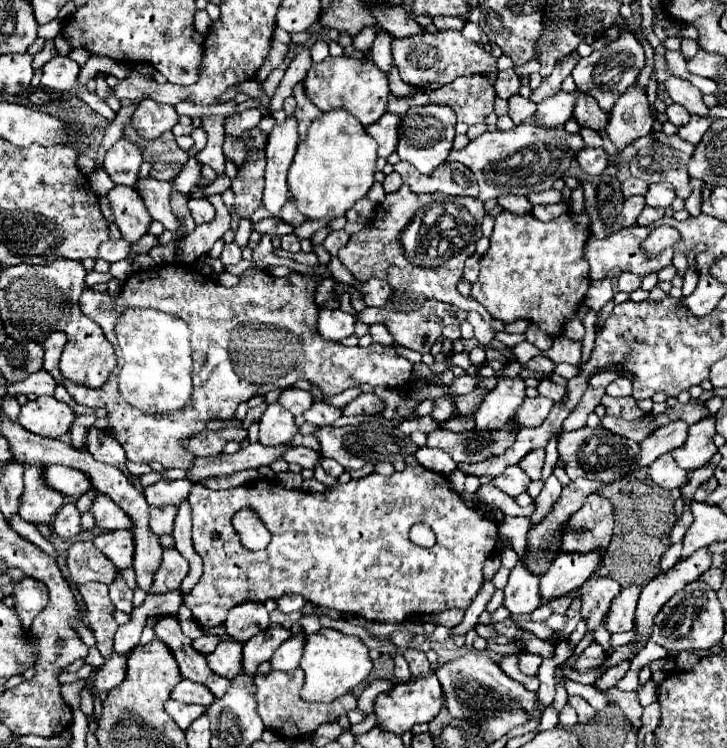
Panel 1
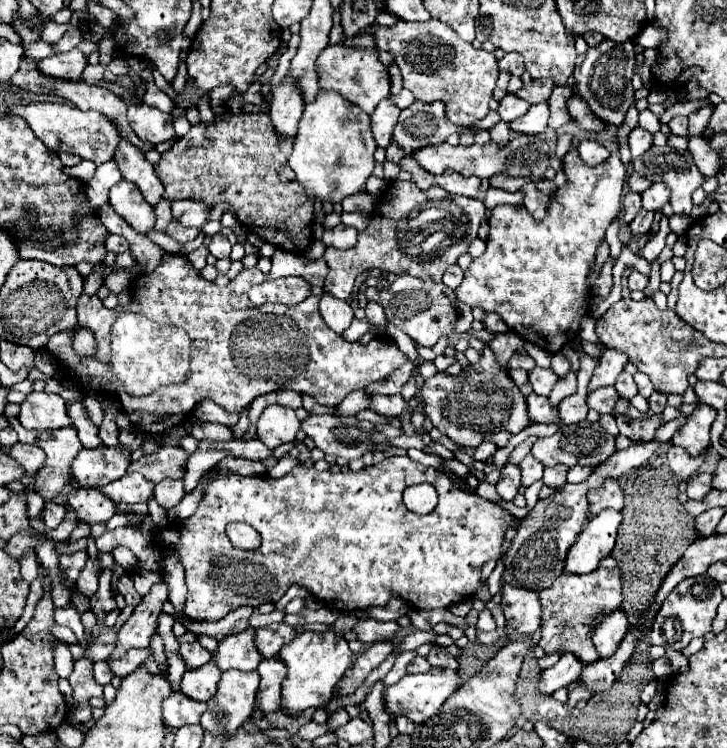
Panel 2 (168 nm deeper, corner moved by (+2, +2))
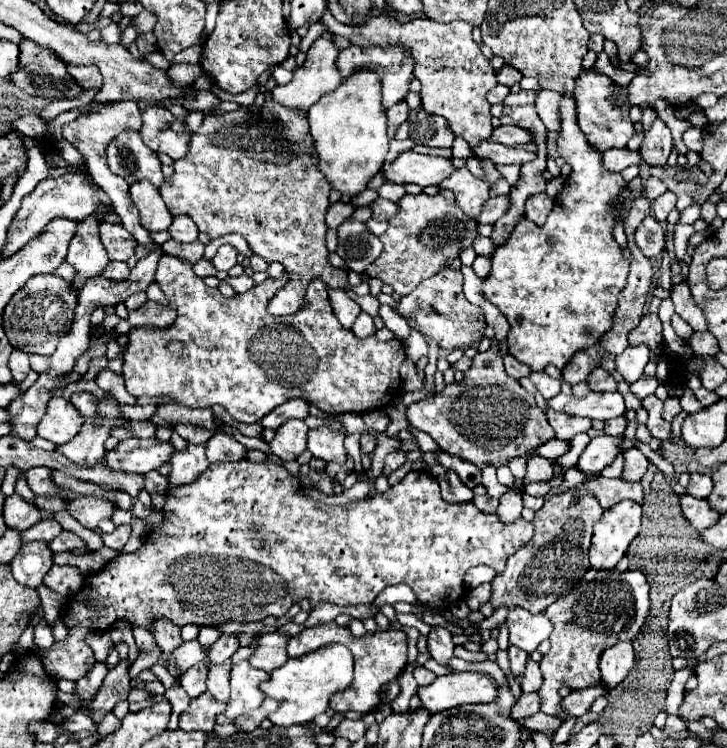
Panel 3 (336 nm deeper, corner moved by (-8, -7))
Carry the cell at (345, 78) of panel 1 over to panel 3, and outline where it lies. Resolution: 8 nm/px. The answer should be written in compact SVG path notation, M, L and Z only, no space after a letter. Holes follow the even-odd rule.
M349 46L347 50L341 50L335 66L339 70L339 74L343 78L347 78L353 72L363 72L363 70L371 70L381 78L381 92L383 92L383 108L391 108L393 104L405 100L407 92L409 92L409 84L413 80L413 60L407 54L407 50L399 48L399 46L391 46L391 48L357 48L357 46Z

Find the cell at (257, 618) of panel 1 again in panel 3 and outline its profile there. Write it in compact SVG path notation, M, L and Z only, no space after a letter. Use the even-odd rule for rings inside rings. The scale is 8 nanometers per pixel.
M225 634L225 636L221 636L221 638L211 646L211 652L209 652L211 664L223 664L225 660L229 660L229 658L241 648L239 636L241 636L241 634Z

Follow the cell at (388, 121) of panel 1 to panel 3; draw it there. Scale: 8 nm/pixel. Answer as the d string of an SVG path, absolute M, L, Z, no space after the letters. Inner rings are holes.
M399 102L399 104L395 104L395 106L391 106L389 110L387 110L387 118L389 118L389 126L387 126L387 134L389 134L389 138L393 140L395 138L395 132L397 132L397 128L409 118L409 106L407 106L407 102Z

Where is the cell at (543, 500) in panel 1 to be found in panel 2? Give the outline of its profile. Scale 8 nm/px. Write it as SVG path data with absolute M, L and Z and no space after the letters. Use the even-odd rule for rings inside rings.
M567 465L549 467L549 469L545 469L545 473L543 473L543 483L549 485L549 487L561 487L561 485L567 483L567 471L569 471Z

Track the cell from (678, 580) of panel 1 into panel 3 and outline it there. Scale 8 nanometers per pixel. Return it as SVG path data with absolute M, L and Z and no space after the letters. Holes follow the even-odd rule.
M599 682L599 686L587 686L583 690L571 690L569 696L563 698L561 706L567 710L569 716L583 716L591 704L599 698L599 696L605 696L609 694L607 686L603 686L603 682Z

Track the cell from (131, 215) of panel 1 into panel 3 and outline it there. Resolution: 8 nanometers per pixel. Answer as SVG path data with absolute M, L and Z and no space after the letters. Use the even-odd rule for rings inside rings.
M141 180L131 186L131 200L135 202L139 216L141 216L141 226L147 232L161 232L167 230L173 222L173 216L169 214L165 202L159 196L159 190L151 186L151 182Z

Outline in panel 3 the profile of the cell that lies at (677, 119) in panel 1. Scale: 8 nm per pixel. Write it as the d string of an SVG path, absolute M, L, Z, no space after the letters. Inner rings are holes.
M689 128L685 134L683 134L683 142L689 150L693 152L699 152L703 148L703 132L699 128Z

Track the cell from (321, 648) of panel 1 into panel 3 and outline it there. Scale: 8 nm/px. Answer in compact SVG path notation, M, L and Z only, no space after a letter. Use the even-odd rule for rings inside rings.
M329 644L299 658L293 658L283 666L279 666L271 674L269 682L261 684L267 696L281 702L279 710L271 714L269 720L275 726L285 726L285 728L293 724L309 724L315 720L315 716L327 710L329 698L333 694L343 692L351 686L351 680L353 680L353 656L349 648L345 648L343 644Z

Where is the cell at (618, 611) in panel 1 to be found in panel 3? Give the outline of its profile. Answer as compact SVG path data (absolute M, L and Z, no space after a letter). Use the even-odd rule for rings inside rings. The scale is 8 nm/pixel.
M617 642L615 646L607 648L601 654L599 660L601 668L601 682L607 684L609 688L619 686L629 670L633 668L633 646L631 642Z

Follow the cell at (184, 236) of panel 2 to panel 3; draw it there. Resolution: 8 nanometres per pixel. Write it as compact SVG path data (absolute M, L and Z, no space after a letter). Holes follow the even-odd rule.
M167 240L161 250L165 254L171 254L171 256L177 256L177 258L183 258L187 262L197 262L203 258L203 244L197 240L197 242L191 242L191 244L181 244L181 242L175 242L175 240Z

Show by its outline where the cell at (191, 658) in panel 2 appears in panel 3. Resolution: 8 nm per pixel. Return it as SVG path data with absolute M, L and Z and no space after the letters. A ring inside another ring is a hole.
M193 666L181 676L181 686L187 690L191 698L201 696L207 690L205 682L207 682L207 666Z

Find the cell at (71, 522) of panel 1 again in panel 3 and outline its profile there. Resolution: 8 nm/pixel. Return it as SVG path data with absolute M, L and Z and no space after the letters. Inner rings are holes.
M47 518L47 520L41 520L37 522L35 526L23 530L23 542L31 542L31 540L45 540L45 542L51 542L55 536L59 536L63 532L61 524L53 518Z

